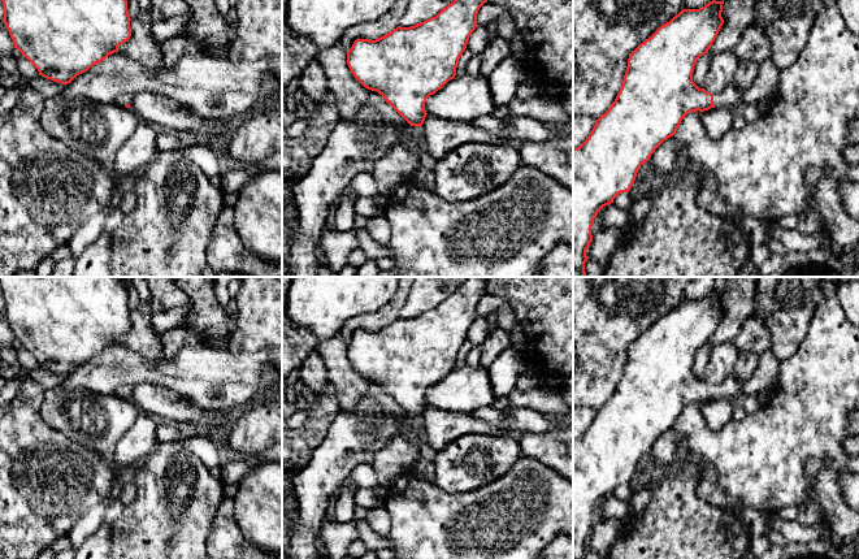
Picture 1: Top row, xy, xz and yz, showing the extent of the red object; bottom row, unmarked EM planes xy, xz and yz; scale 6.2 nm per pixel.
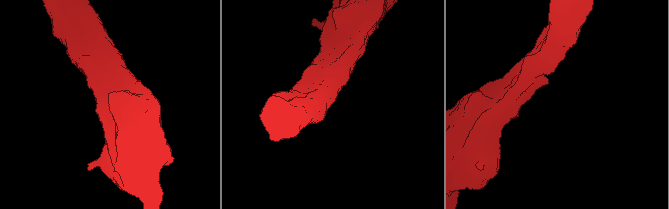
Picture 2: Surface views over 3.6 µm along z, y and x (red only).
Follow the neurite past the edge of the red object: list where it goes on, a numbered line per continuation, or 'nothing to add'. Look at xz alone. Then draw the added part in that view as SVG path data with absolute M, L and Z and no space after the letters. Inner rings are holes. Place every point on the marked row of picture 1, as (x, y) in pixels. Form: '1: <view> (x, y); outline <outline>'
1: xz (415, 142); outline M409 126L407 131L408 131L408 138L403 143L403 146L411 152L420 153L425 144L425 140L422 136L422 129L418 126Z

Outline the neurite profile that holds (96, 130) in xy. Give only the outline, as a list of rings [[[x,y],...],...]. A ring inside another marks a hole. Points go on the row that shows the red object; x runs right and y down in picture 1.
[[[60,95],[45,99],[40,113],[45,134],[95,160],[116,181],[116,152],[134,134],[139,120],[125,105]]]

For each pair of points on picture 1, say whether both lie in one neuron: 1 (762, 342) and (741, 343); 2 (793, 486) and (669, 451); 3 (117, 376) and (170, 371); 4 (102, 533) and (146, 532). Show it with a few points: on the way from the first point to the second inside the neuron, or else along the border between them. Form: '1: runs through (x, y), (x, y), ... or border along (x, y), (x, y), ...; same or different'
1: runs through (756, 342), (746, 342); same
2: border along (676, 429), (676, 441), (699, 456); different
3: runs through (130, 371), (157, 371); same
4: border along (109, 525), (111, 545); different

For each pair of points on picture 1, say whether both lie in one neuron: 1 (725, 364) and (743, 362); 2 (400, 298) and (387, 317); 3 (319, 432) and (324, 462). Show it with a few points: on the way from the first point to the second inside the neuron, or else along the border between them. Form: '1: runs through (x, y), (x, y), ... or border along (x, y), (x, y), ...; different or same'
1: border along (738, 352), (732, 373); different
2: runs through (395, 303), (390, 312); same
3: border along (335, 416), (325, 438), (302, 467); different

